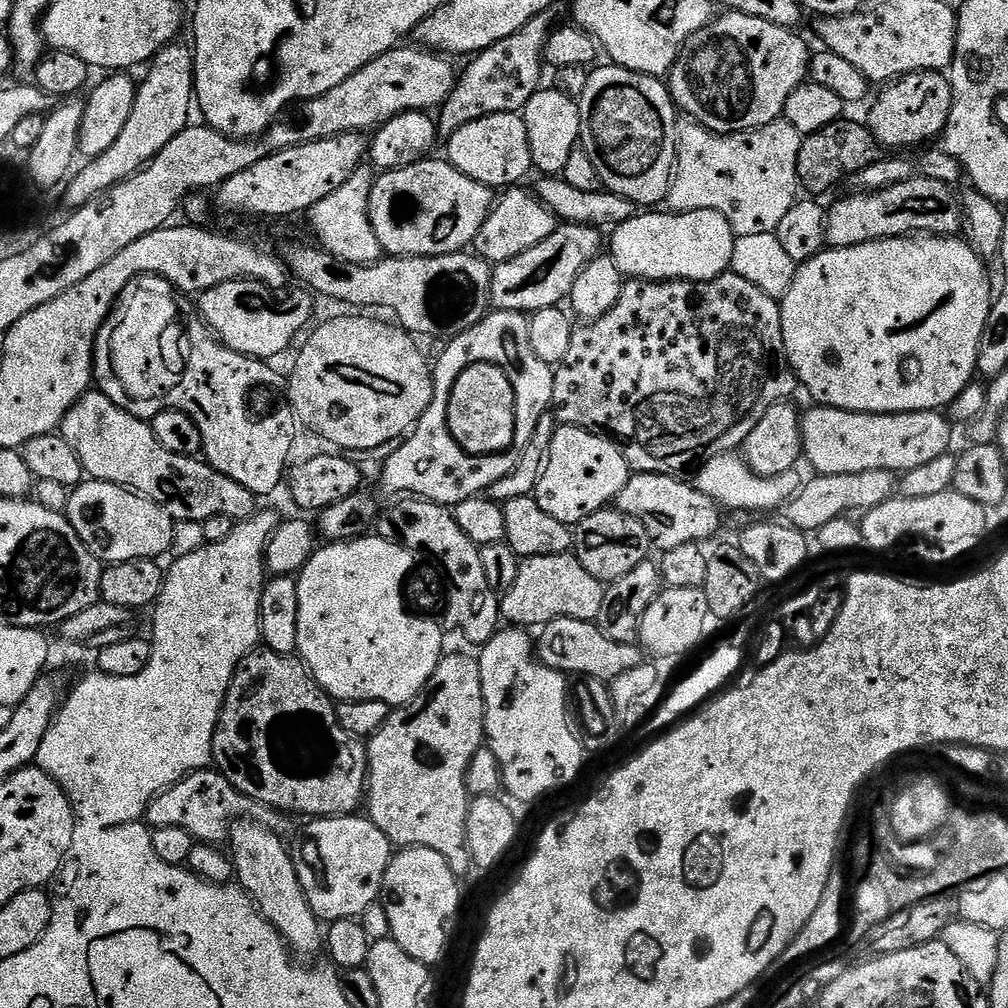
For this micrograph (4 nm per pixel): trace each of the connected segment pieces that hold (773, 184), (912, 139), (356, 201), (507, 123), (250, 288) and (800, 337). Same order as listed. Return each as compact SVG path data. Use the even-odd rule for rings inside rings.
M680 118L676 121L676 167L668 188L667 207L676 214L690 214L694 210L714 210L730 222L733 237L746 234L770 234L778 222L798 199L796 167L802 141L801 134L783 118L749 132L712 132L696 120Z
M912 72L891 81L880 101L866 117L866 125L884 150L908 150L915 144L927 145L943 133L952 113L952 81L944 72Z
M361 166L349 180L342 182L342 186L338 186L338 190L334 190L334 194L322 198L322 202L318 202L311 210L310 219L312 219L312 228L316 231L315 239L319 247L334 254L334 258L342 258L342 262L377 264L382 258L378 234L374 234L374 226L370 226L368 217L373 179L373 169Z
M492 112L478 118L447 137L446 144L448 163L466 174L466 178L474 178L474 182L482 182L493 190L507 190L519 185L523 181L520 179L533 171L530 138L526 134L524 117L515 112Z
M257 280L222 282L210 290L199 293L200 312L198 312L198 316L199 319L203 320L211 328L213 336L230 350L234 350L243 356L252 356L255 360L266 361L272 355L282 351L283 348L289 347L295 341L292 339L300 331L303 333L309 327L309 321L312 318L313 293L300 286L296 286L293 292L288 291L279 292L277 289L270 288Z
M921 235L919 238L912 236L891 236L888 240L875 240L866 242L862 246L850 246L849 248L828 248L818 253L814 258L810 258L806 263L799 265L796 270L796 277L790 286L790 290L784 295L784 299L779 301L780 317L782 318L782 338L784 339L784 349L788 355L788 365L795 370L797 381L813 396L817 405L825 408L841 408L847 412L874 412L877 414L895 414L898 412L935 412L947 409L953 405L960 394L973 383L977 375L976 363L978 362L978 342L982 342L982 330L986 330L986 318L990 318L994 291L992 292L992 280L988 277L988 268L985 261L973 250L971 243L964 238L949 238L946 236Z

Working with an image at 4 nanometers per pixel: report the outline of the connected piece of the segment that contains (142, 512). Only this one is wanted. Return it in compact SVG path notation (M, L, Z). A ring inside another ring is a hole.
M91 478L71 489L66 515L78 538L82 538L84 545L105 565L156 560L176 536L177 525L162 506L128 488Z

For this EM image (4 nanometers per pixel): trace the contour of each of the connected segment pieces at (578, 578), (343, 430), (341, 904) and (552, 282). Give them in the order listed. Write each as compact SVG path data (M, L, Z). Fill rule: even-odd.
M575 554L530 556L521 559L514 586L500 596L500 618L512 626L543 626L552 620L595 621L598 610L602 610L604 590L605 585L589 574Z
M334 317L332 321L320 324L319 327L311 329L307 333L308 341L299 345L300 353L298 362L295 363L294 372L288 376L288 400L292 404L292 411L296 413L299 423L314 430L315 433L322 435L327 441L333 441L335 445L344 448L345 453L352 451L371 450L382 443L388 442L392 438L398 438L415 429L416 423L422 418L422 414L430 406L432 401L432 381L434 379L433 369L430 367L430 360L420 353L420 348L416 345L417 341L413 337L400 335L392 328L380 327L376 321L369 318L340 318Z
M364 814L326 816L309 824L294 859L310 910L321 922L359 918L366 906L379 901L384 875L394 855L392 841Z
M564 222L557 226L550 238L546 238L546 242L538 242L538 246L530 246L526 254L518 254L518 258L495 265L492 269L491 307L501 312L531 314L563 305L572 295L578 274L601 255L600 232L596 226Z

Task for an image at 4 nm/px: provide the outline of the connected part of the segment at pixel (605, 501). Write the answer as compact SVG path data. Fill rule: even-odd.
M560 426L552 435L534 495L546 514L558 518L558 522L575 526L590 518L590 514L609 507L622 486L626 486L629 475L628 463L616 441L584 428Z

